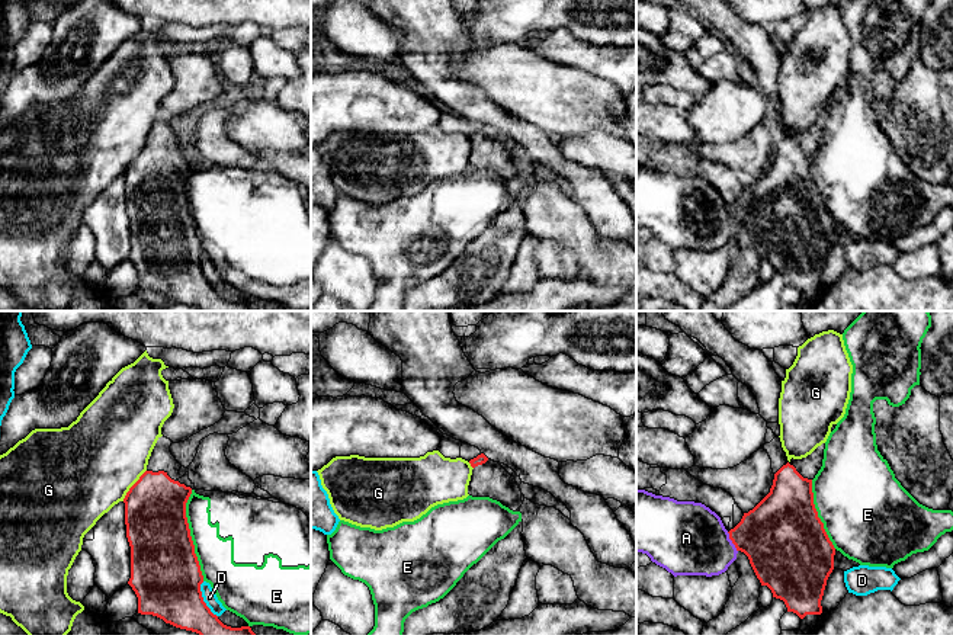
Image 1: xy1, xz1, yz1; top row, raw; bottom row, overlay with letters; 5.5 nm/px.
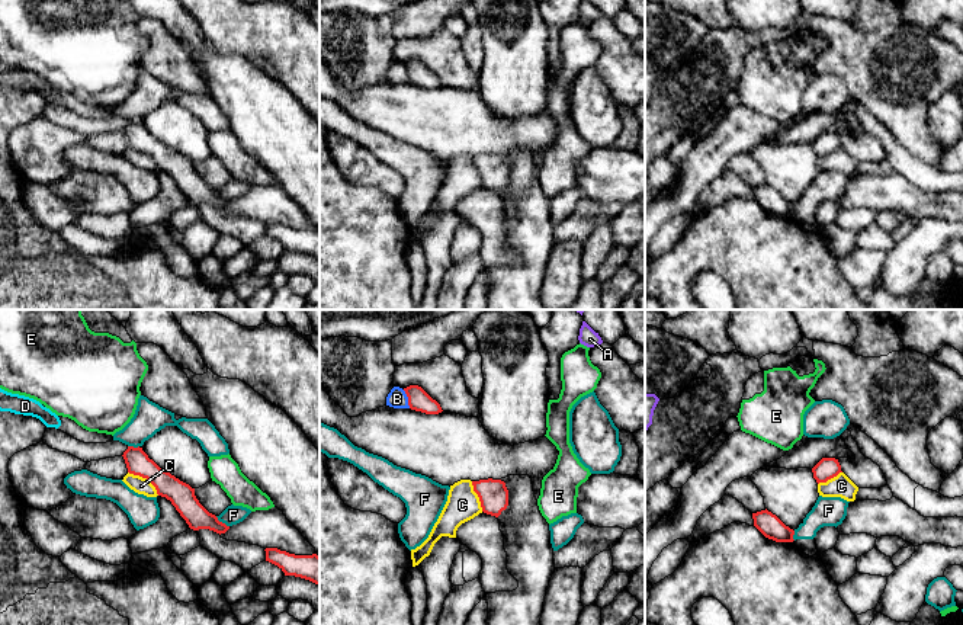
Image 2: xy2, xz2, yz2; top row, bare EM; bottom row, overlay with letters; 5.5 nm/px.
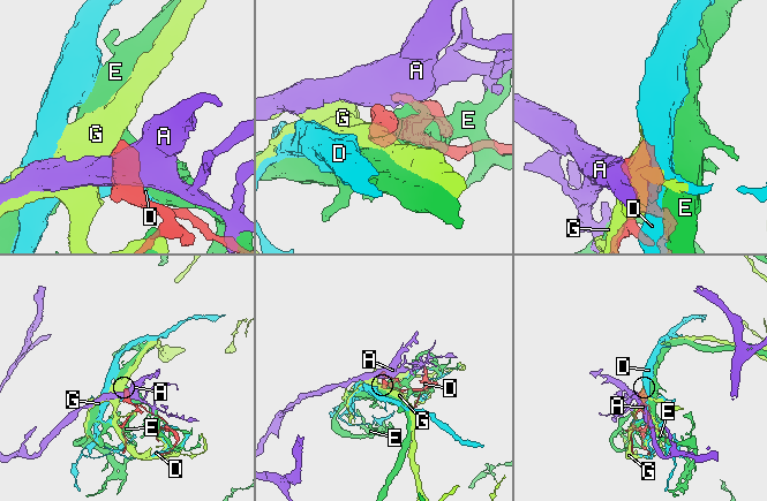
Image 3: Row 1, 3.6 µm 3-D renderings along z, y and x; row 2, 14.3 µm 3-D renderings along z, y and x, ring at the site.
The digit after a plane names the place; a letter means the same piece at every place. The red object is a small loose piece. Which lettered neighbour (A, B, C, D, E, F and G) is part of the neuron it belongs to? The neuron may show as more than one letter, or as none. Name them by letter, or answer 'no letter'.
no letter

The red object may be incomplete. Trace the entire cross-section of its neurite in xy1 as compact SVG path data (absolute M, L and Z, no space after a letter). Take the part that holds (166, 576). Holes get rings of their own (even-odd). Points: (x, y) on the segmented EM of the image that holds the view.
M158 437L147 471L126 493L125 525L131 546L131 578L128 584L138 597L138 613L153 615L176 628L199 635L256 635L250 626L231 628L211 612L202 597L203 575L186 517L186 503L192 488L177 480L184 477L182 466L170 452L171 440Z

